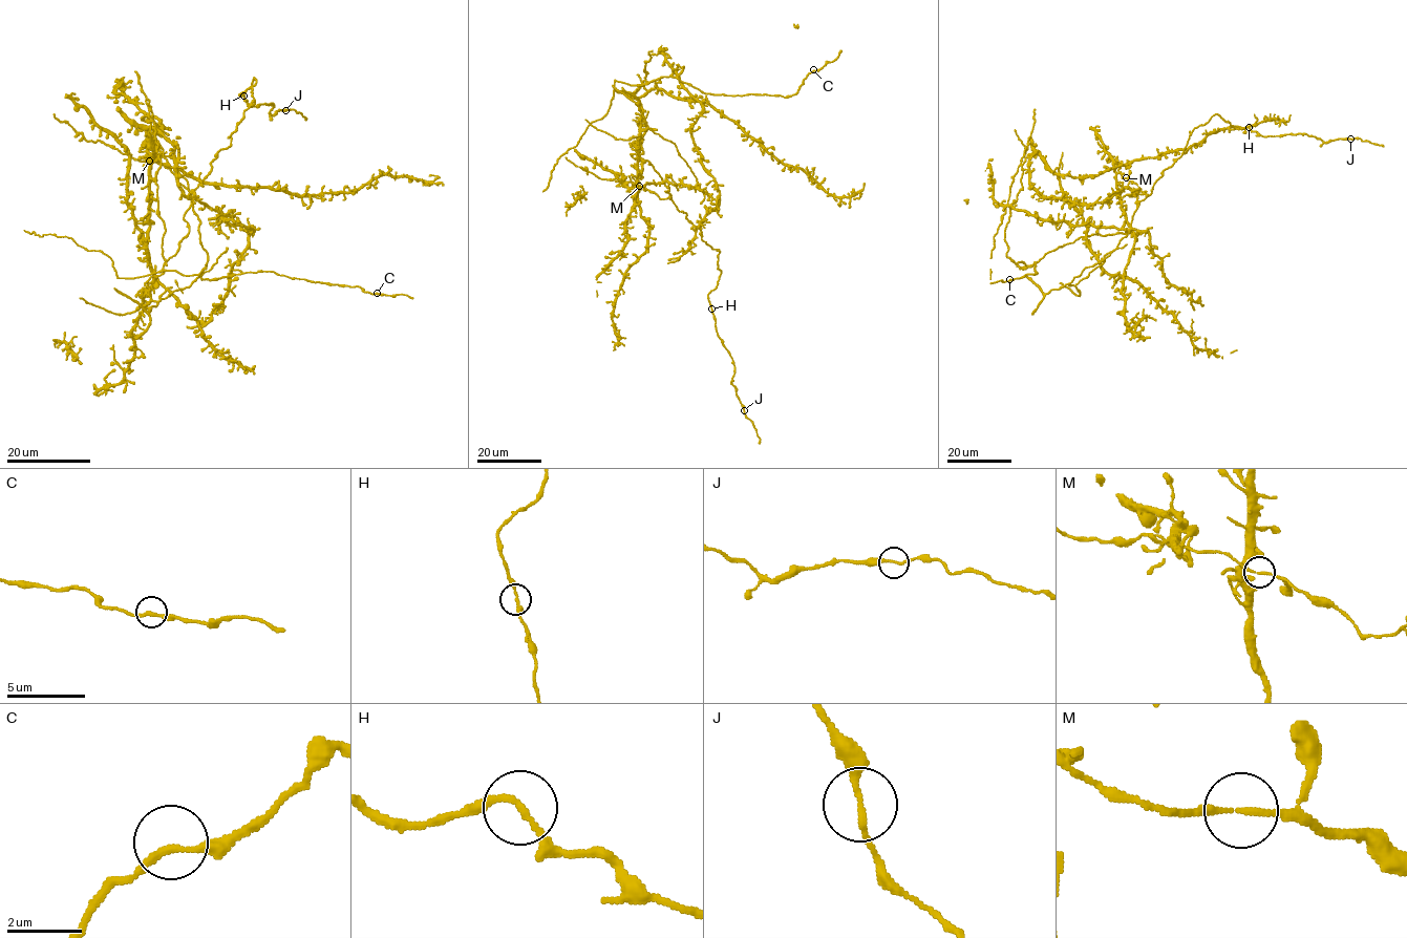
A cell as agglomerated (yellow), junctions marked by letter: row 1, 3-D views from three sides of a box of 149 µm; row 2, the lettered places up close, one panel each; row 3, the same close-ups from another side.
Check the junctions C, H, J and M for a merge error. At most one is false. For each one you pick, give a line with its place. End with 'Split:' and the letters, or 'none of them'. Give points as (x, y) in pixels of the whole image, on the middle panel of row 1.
Split: none of them

